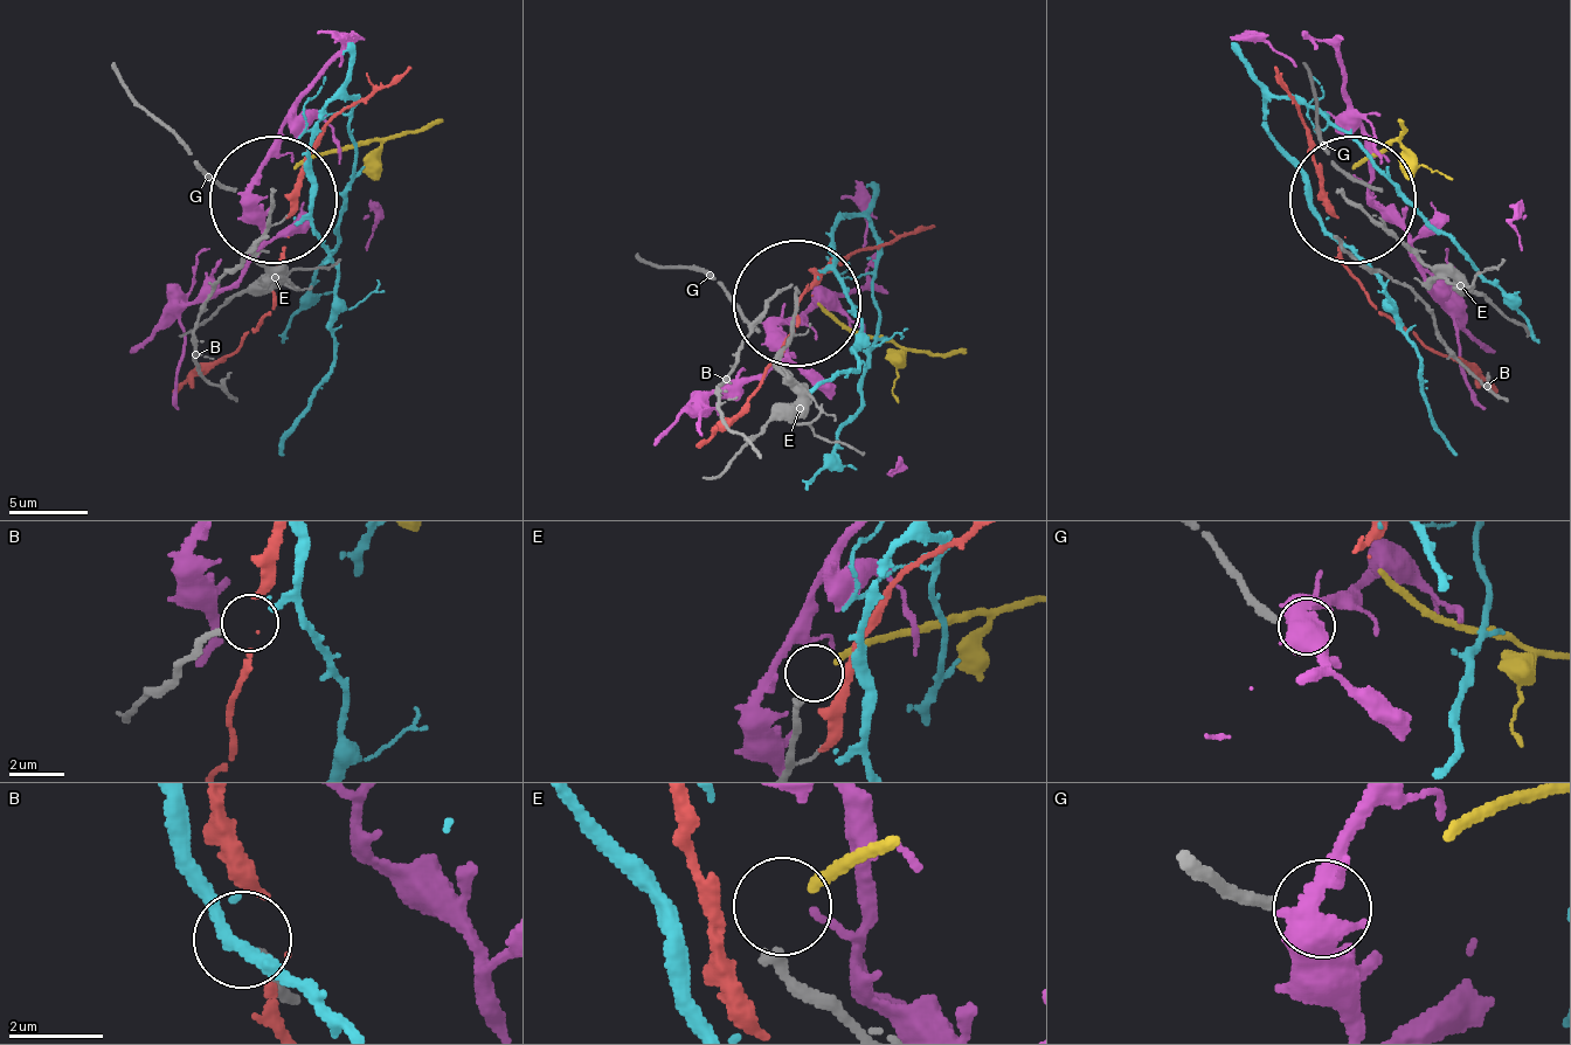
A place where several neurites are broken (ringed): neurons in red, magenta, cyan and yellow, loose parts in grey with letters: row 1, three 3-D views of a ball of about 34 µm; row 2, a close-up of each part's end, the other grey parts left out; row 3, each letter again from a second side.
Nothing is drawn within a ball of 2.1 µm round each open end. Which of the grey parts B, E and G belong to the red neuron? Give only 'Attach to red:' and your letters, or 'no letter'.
Attach to red: no letter

